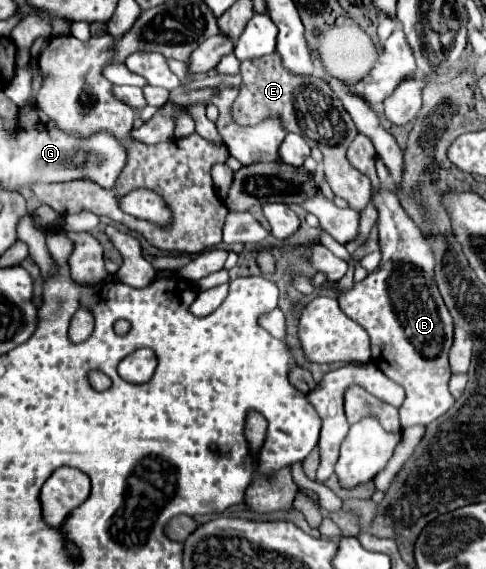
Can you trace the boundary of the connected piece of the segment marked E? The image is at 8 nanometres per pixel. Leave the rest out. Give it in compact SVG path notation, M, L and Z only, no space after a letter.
M271 53L259 59L247 59L241 63L241 87L239 95L231 107L231 117L237 125L257 125L269 115L281 117L287 131L305 137L311 147L321 149L325 177L335 195L343 197L349 207L355 211L363 211L363 207L371 201L371 181L359 169L355 169L347 161L347 149L351 141L359 135L353 119L345 111L339 97L333 93L327 81L315 75L293 75L289 73L279 53Z

